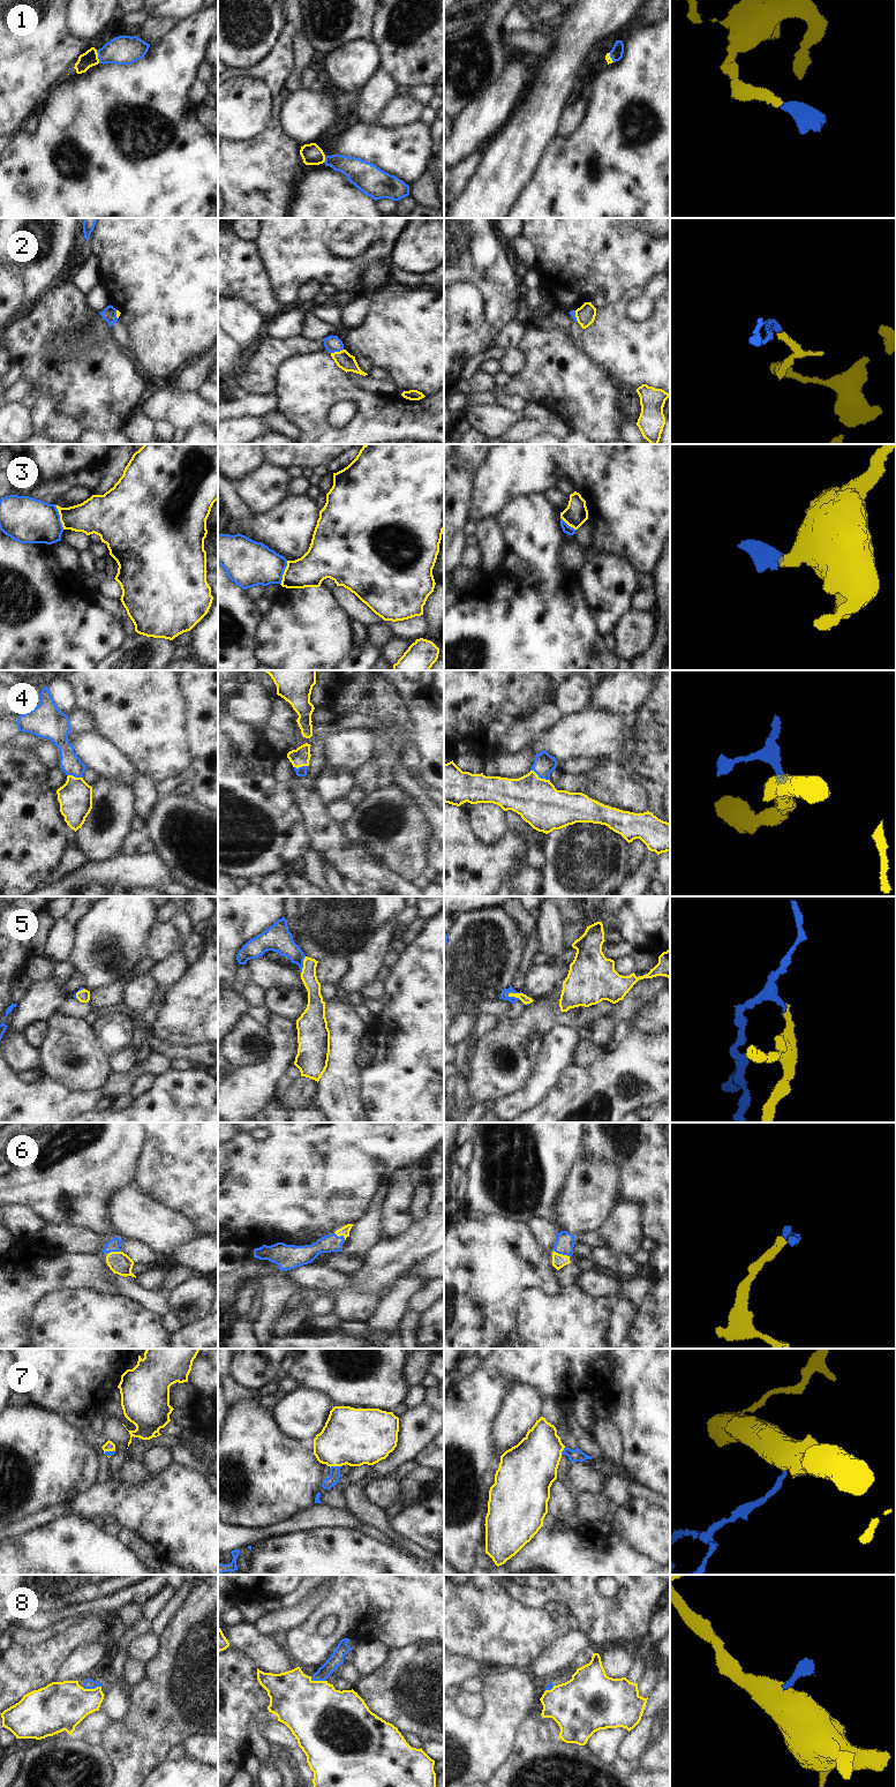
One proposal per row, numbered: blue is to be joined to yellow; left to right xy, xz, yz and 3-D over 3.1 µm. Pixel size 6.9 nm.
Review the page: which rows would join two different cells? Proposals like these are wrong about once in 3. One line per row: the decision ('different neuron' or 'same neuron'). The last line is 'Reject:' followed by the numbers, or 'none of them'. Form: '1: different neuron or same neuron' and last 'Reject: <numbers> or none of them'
1: same neuron
2: different neuron
3: different neuron
4: same neuron
5: same neuron
6: same neuron
7: same neuron
8: different neuron
Reject: 2, 3, 8

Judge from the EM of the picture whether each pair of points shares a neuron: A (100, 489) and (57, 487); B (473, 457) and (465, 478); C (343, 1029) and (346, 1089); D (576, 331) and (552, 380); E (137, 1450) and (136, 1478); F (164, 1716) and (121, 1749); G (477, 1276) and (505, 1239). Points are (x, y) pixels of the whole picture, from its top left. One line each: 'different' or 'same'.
A: different
B: different
C: same
D: different
E: different
F: same
G: same

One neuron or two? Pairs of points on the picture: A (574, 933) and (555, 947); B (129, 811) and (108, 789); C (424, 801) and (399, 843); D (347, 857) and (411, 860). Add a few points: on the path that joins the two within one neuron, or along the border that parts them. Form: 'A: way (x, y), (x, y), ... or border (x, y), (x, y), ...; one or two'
A: border (563, 928), (563, 940), (567, 947); two
B: way (123, 805), (113, 795); one
C: border (401, 788), (414, 797), (431, 831); two
D: border (354, 843), (363, 843), (385, 864), (399, 873); two

